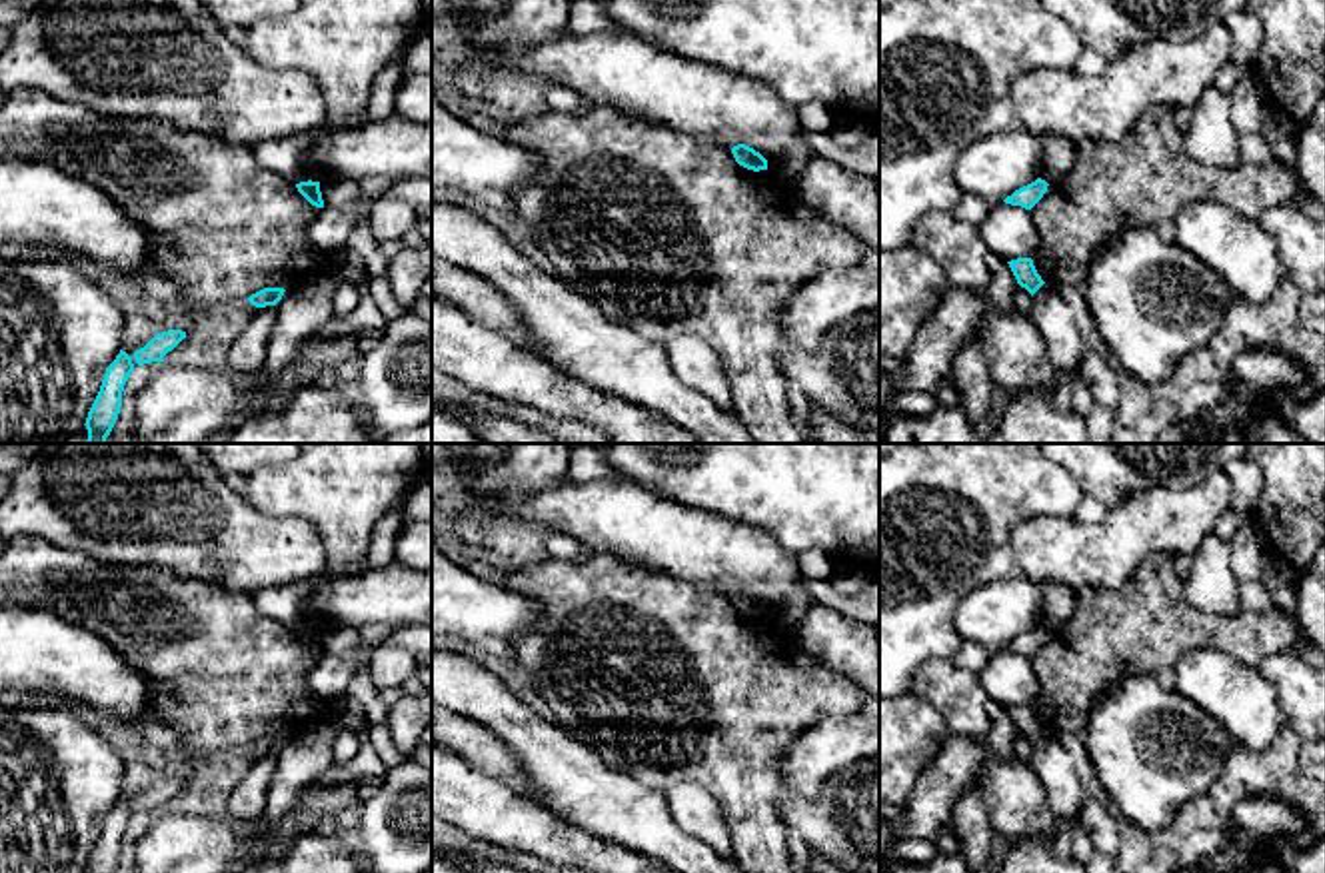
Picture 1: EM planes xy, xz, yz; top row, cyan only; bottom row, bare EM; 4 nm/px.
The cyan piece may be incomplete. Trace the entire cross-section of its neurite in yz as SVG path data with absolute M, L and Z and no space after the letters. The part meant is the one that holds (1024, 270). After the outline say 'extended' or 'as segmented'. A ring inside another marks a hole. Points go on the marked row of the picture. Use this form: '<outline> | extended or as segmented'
M1017 258L1007 262L1017 284L1025 288L1031 296L1045 284L1037 274L1031 258Z | as segmented

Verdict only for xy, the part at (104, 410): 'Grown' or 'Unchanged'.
Unchanged

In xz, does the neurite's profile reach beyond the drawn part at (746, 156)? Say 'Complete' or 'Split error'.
Complete

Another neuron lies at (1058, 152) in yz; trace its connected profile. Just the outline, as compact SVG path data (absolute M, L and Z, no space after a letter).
M1051 136L1041 140L1041 148L1041 180L1049 184L1069 174L1075 164L1075 144L1071 144L1067 138Z

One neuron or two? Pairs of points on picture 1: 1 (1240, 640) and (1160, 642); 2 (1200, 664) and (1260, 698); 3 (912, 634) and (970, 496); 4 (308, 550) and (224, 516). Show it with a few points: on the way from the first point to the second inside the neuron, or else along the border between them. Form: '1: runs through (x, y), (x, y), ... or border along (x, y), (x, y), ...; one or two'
1: runs through (1220, 634), (1180, 632); one
2: runs through (1214, 678), (1230, 692), (1246, 698); one
3: runs through (928, 600), (930, 536), (936, 530); one
4: runs through (288, 550), (258, 550), (244, 536); one

